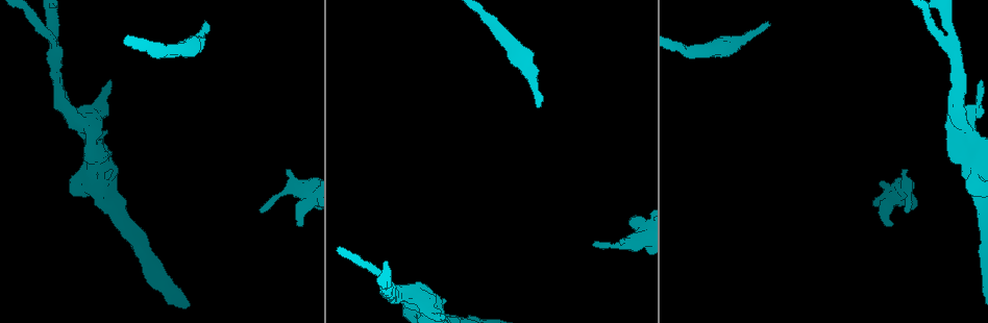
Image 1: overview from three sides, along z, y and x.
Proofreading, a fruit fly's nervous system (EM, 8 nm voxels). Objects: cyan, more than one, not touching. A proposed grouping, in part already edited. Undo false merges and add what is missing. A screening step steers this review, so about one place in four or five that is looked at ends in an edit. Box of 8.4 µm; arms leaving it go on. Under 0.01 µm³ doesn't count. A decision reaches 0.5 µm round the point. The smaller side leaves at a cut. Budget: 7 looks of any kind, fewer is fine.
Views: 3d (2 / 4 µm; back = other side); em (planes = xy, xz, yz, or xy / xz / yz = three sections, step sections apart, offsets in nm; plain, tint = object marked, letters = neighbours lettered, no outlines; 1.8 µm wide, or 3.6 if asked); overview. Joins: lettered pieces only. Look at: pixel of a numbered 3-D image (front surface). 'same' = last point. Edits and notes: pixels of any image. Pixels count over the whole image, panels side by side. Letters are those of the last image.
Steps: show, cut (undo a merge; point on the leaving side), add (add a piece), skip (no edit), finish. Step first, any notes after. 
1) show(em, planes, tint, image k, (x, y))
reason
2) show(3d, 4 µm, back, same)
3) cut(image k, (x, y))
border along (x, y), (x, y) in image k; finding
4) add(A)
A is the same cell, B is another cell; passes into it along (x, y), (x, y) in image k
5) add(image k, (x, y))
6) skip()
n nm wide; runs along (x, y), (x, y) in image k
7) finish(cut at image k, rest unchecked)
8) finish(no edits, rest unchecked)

show(em, 3.6 µm, planes, letters, image 1, (101, 176))
sharp bend

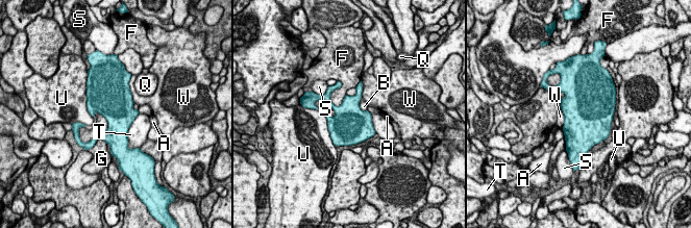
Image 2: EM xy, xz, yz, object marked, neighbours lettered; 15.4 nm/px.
skip()
500 nm wide; A, B, F, G, Q, S, T, U and W are other cells; border along (346, 95), (339, 105), (329, 100) in image 2; continuous, no second neuron

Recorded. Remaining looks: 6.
show(em, yz, step 16, tint, image 1, (768, 25))
free end

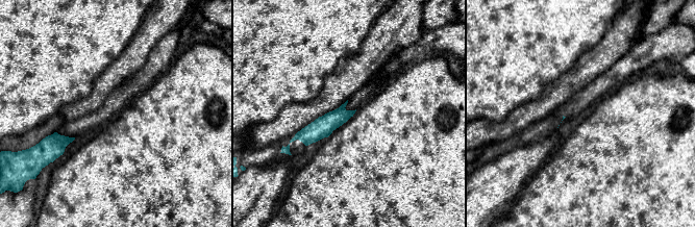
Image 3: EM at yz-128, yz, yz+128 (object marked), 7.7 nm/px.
show(em, planes, letters, same)

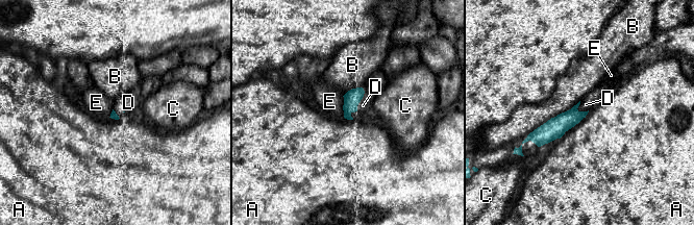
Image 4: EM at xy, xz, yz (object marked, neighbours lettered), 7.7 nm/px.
add(D)
D is the same cell, A, B, C and E are other cells; it goes on there

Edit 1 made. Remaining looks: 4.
show(3d, 4 µm, image 1, (947, 45))
narrows sharply

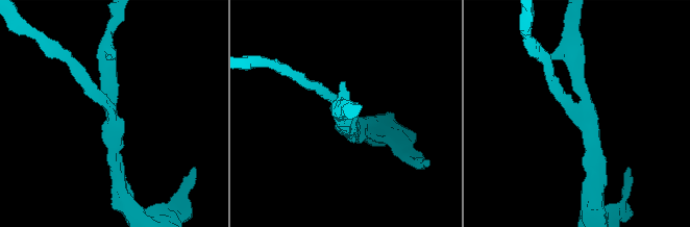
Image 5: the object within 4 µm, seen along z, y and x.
show(em, planes, letters, image 5, (115, 117))
3 arms; arms of 200, 200, 260 nm; shape alone is not enough

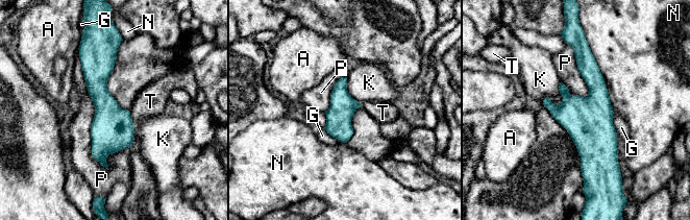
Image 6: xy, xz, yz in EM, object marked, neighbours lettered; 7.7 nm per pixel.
skip()
A, G, K, N, P and T are other cells; border along (87, 86), (92, 155), (106, 168) in image 6; one neuron here

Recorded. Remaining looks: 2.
finish(add at image 4, rest unchecked)

